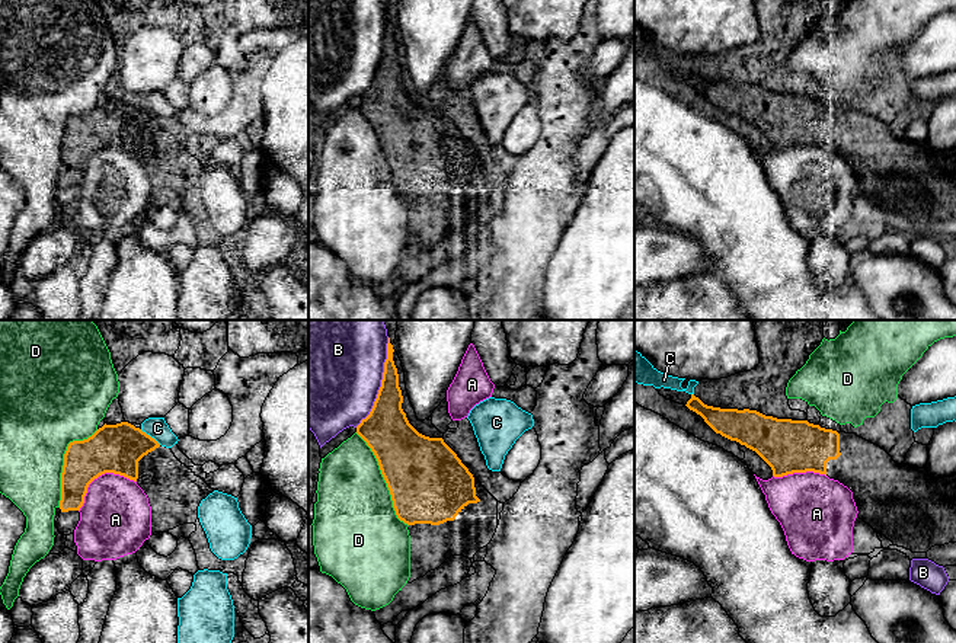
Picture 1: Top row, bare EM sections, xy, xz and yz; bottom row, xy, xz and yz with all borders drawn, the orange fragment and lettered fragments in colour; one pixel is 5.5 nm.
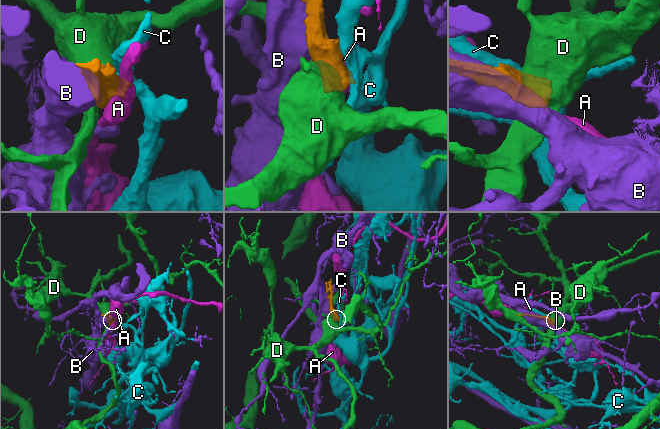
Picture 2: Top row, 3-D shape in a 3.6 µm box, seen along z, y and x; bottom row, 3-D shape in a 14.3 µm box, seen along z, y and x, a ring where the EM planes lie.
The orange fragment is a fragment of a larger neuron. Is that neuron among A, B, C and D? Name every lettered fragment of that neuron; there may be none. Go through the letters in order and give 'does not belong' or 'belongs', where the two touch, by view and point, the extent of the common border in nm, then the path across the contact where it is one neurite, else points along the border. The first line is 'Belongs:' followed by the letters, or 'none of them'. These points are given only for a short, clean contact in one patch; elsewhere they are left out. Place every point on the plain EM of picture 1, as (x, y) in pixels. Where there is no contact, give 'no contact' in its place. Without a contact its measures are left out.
Belongs: none of them
A: does not belong; meets orange in xy at (99, 149); contact 360 nm long; border along xy (136, 154), (114, 147), (99, 149), (89, 159), (79, 185)
B: does not belong; meets orange in xz at (381, 57); contact 550 nm long
C: does not belong; meets orange in xy at (149, 109); contact 150 nm long
D: does not belong; meets orange in xz at (384, 153); contact 600 nm long

